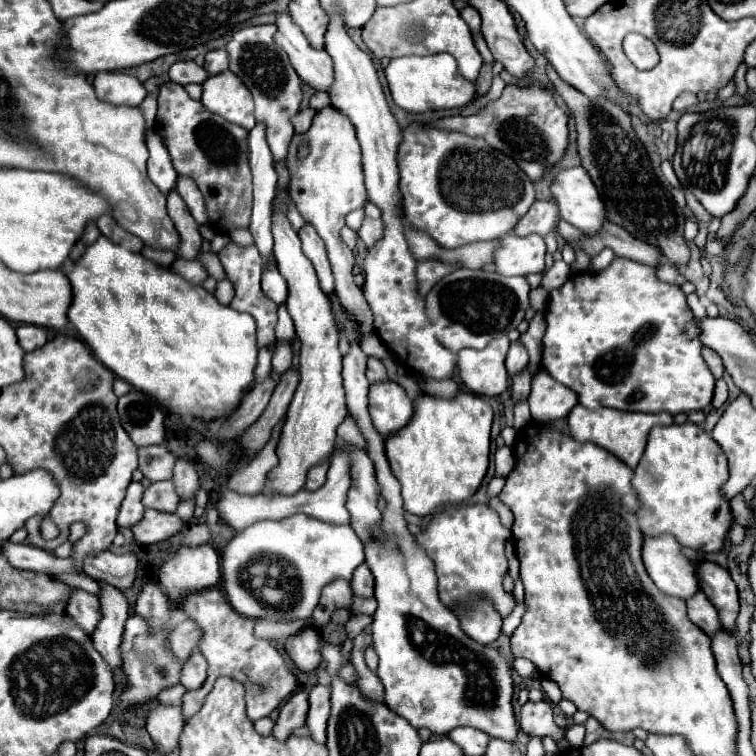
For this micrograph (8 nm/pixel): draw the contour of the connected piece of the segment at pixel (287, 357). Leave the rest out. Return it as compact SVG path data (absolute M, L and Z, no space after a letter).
M277 341L275 343L275 351L273 351L273 369L277 373L283 373L291 367L291 359L293 359L293 349L289 341Z

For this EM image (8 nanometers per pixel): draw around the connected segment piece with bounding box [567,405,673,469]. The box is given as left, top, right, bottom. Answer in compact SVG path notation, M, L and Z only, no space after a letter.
M575 405L567 417L567 423L569 423L569 431L571 431L573 439L577 439L581 443L585 443L585 441L597 443L599 447L605 447L607 451L617 455L631 469L635 469L643 455L649 431L657 425L671 425L673 415L669 415L669 413L631 413L631 411L619 411L619 409L609 409L609 407L597 407L593 411L589 411L583 405Z

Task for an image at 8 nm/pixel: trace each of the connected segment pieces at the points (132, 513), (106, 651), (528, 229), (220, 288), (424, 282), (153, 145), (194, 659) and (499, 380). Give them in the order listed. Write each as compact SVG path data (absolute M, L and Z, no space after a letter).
M132 481L127 487L127 495L121 503L119 515L117 515L117 525L119 527L135 527L141 519L143 519L143 503L141 503L141 495L143 495L143 485L140 482Z
M99 581L99 585L101 585L101 591L97 597L99 597L101 619L91 637L93 637L95 649L105 657L115 677L121 677L121 673L117 673L121 671L119 645L121 645L123 625L129 617L127 613L129 605L127 605L127 597L113 585L107 585L105 581Z
M535 201L527 211L527 215L519 219L519 223L513 227L511 233L519 237L531 233L545 237L559 227L559 221L561 221L561 213L555 201Z
M225 277L225 279L221 279L221 281L217 281L217 289L215 289L215 293L213 293L215 297L217 297L217 301L221 301L223 305L229 305L229 301L233 299L233 295L235 295L235 291L233 291L233 285L231 285L231 281Z
M421 261L417 265L417 291L421 297L425 297L429 293L429 289L443 279L447 273L455 271L457 267L453 265L445 265L441 261Z
M145 131L145 145L149 149L149 161L147 161L147 173L149 179L159 187L161 193L169 193L175 187L177 173L173 171L169 151L165 151L165 145L161 137L155 131Z
M193 653L183 665L181 685L191 691L191 689L201 687L205 679L207 679L207 659L201 653Z
M499 335L485 349L461 349L457 353L459 375L465 387L483 397L499 397L509 389L509 375L505 369L505 355L509 337Z

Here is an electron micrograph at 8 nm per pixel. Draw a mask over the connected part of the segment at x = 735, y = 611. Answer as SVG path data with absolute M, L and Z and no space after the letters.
M699 563L697 565L701 591L719 611L719 619L725 631L737 635L737 615L739 615L739 597L737 587L727 569L719 567L717 563Z

